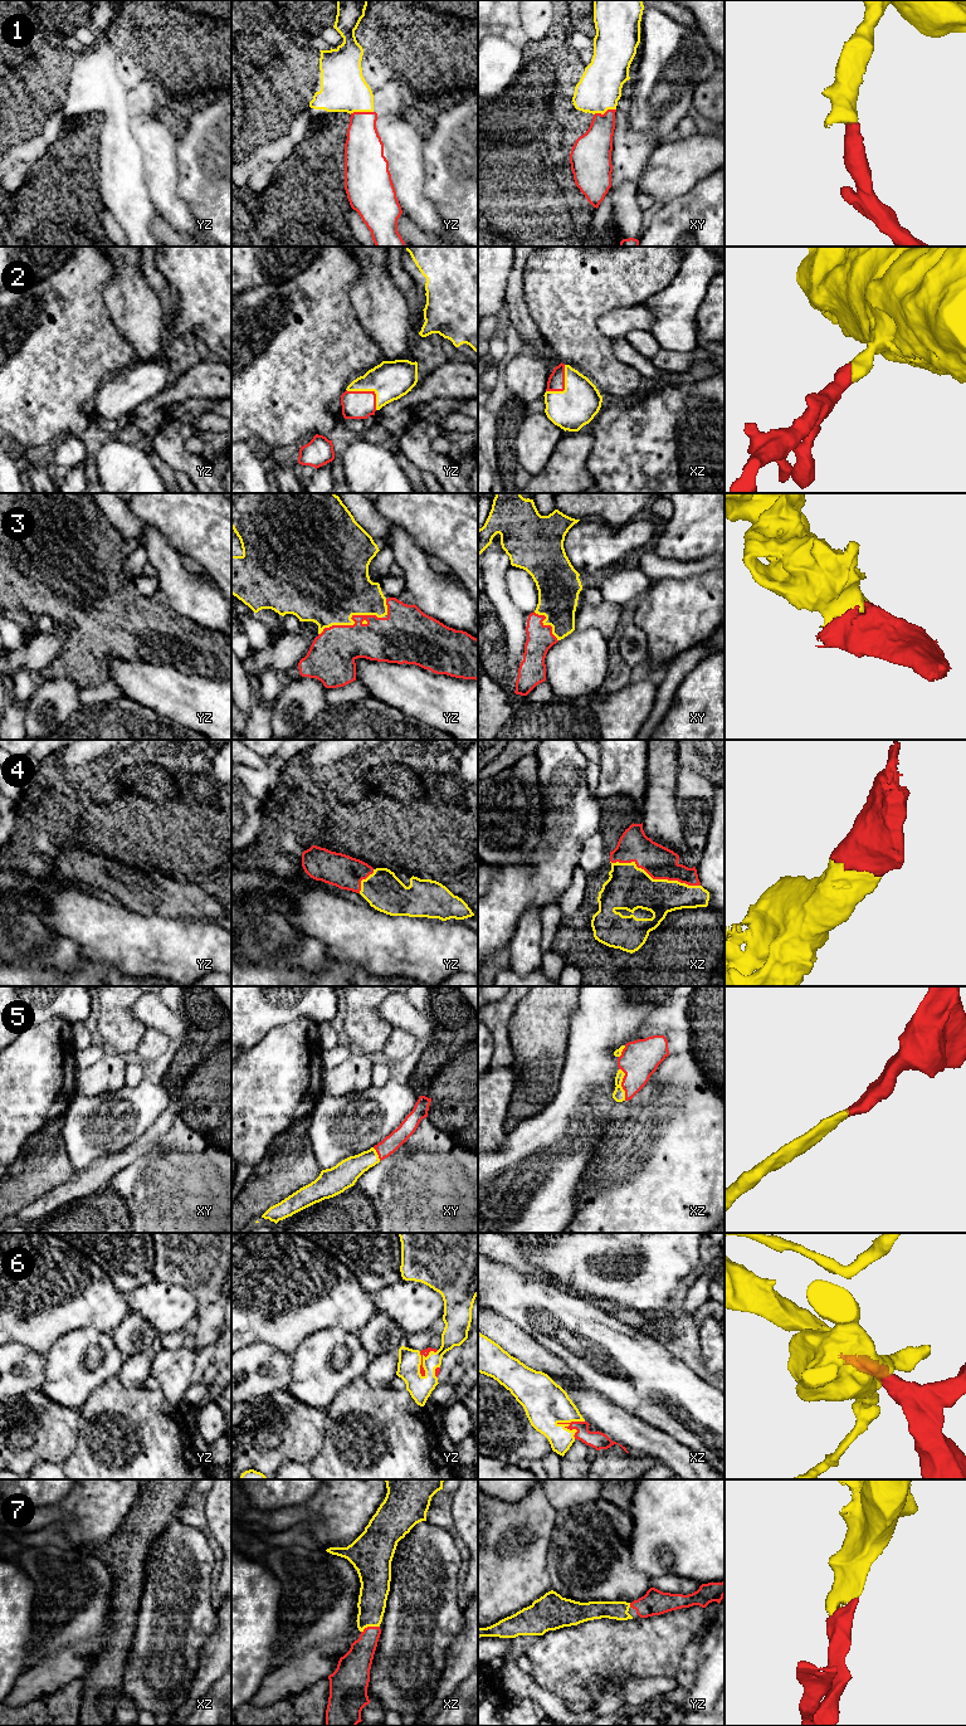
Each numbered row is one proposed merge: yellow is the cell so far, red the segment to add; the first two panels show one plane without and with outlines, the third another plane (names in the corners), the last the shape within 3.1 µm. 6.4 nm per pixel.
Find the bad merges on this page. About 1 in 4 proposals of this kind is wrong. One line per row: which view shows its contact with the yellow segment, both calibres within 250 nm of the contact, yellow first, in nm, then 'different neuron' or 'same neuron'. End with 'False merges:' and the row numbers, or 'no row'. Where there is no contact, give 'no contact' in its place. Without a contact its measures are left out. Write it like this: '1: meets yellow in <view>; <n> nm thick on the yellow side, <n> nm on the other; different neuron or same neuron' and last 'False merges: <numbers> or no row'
1: meets yellow in yz; 300 nm thick on the yellow side, 260 nm on the other; same neuron
2: meets yellow in yz; 260 nm thick on the yellow side, 180 nm on the other; same neuron
3: meets yellow in yz; 420 nm thick on the yellow side, 300 nm on the other; same neuron
4: meets yellow in xz; 280 nm thick on the yellow side, 200 nm on the other; same neuron
5: meets yellow in xz; 80 nm thick on the yellow side, 240 nm on the other; same neuron
6: meets yellow in yz; 150 nm thick on the yellow side, 50 nm on the other; same neuron
7: meets yellow in xz; 180 nm thick on the yellow side, 180 nm on the other; same neuron
False merges: no row

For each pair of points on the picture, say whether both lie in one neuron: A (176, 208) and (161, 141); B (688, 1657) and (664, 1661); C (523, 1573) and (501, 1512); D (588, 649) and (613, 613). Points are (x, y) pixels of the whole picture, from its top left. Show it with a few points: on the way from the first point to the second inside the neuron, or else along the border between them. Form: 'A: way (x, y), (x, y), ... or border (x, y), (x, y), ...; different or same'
A: way (164, 191), (161, 157); same
B: border (697, 1633), (686, 1647), (681, 1666), (674, 1677); different
C: way (508, 1558), (501, 1550), (501, 1527); same
D: border (575, 628), (598, 629), (608, 639); different

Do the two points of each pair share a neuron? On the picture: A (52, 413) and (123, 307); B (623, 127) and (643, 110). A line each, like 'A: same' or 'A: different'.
A: different
B: different

